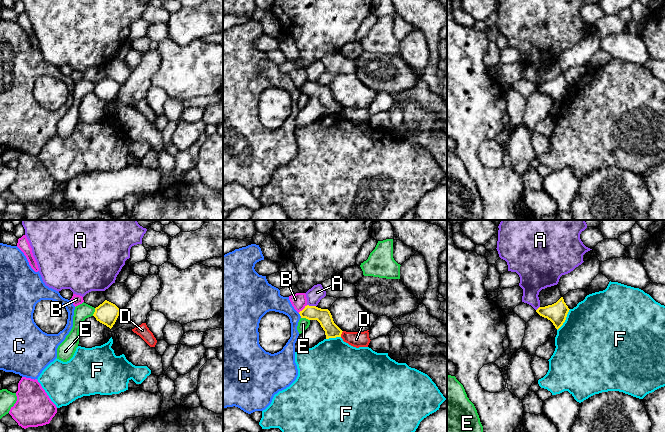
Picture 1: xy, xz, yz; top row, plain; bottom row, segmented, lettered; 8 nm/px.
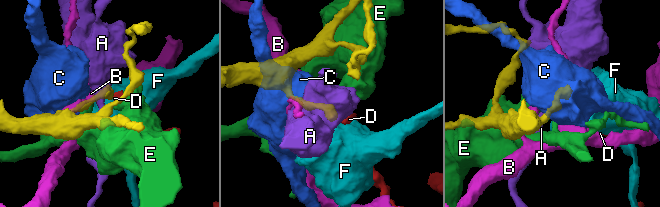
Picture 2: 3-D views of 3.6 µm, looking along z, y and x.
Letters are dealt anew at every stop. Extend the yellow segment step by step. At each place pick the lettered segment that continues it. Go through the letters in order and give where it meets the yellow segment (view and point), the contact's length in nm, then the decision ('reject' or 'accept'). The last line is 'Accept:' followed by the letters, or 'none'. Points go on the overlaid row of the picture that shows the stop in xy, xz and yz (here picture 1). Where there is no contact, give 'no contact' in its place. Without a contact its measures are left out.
A: meets yellow in xz at (311, 306); contact 70 nm long; reject
B: meets yellow in xz at (303, 309); contact 100 nm long; reject
C: meets yellow in xz at (300, 315); contact 50 nm long; reject
D: meets yellow in xz at (341, 333); contact 50 nm long; reject
E: meets yellow in xz at (305, 317); contact 80 nm long; reject
F: meets yellow in yz at (565, 319); contact 200 nm long; reject
Accept: none

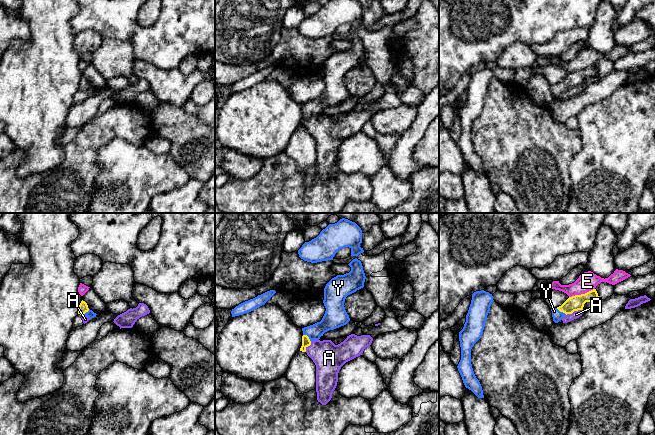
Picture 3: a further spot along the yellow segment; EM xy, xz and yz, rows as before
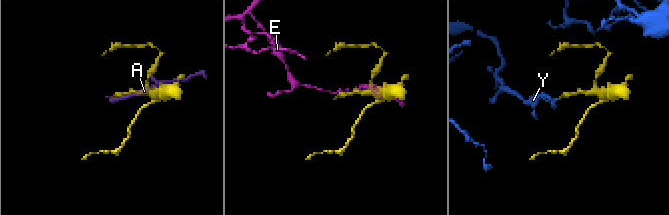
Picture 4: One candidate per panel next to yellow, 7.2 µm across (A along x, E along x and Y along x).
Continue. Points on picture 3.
A: meets yellow in yz at (574, 310); contact 140 nm long; reject
E: meets yellow in yz at (581, 294); contact 220 nm long; reject
Y: meets yellow in xz at (308, 337); contact 90 nm long; accept
Accept: Y

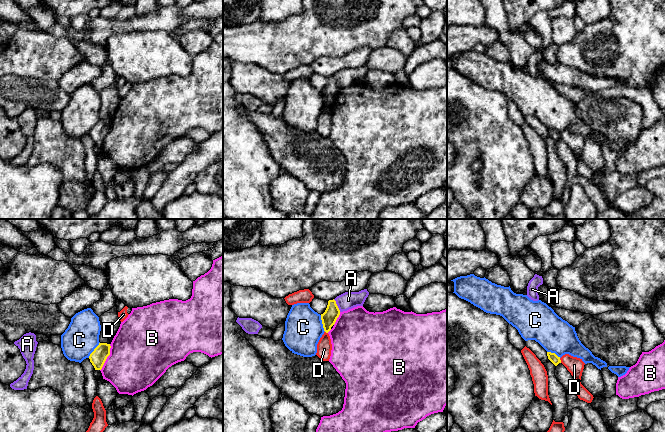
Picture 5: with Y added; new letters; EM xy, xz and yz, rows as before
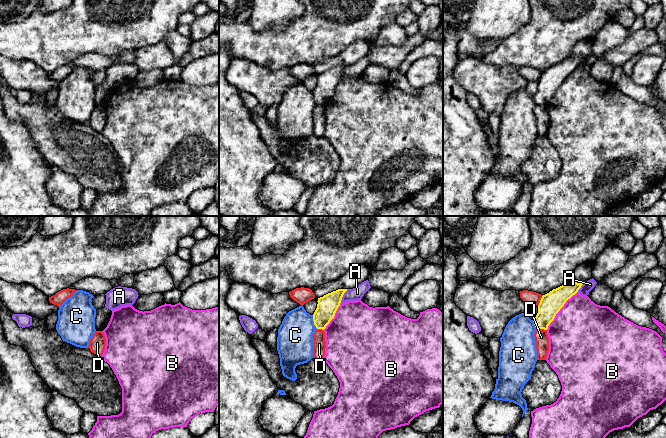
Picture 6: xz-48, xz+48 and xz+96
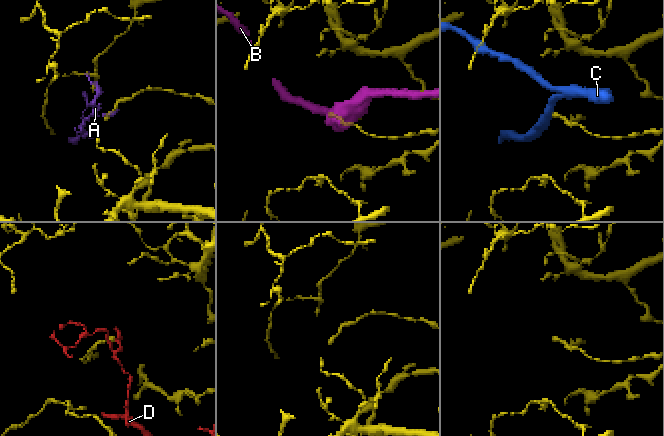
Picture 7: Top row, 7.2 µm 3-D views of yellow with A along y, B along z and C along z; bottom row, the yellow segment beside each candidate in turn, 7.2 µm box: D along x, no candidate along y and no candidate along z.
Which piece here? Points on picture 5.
A: meets yellow in xz at (336, 305); contact 120 nm long; reject
B: meets yellow in xy at (107, 356); contact 240 nm long; reject
C: meets yellow in xz at (322, 323); contact 140 nm long; reject
D: meets yellow in yz at (560, 360); contact 40 nm long; reject
Accept: none

